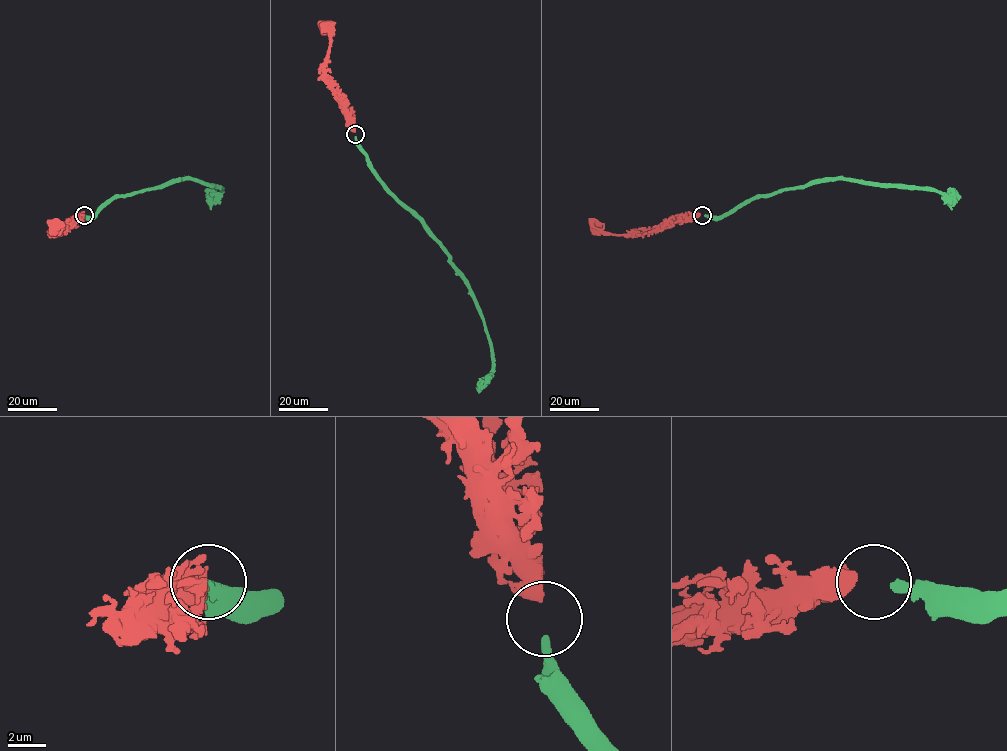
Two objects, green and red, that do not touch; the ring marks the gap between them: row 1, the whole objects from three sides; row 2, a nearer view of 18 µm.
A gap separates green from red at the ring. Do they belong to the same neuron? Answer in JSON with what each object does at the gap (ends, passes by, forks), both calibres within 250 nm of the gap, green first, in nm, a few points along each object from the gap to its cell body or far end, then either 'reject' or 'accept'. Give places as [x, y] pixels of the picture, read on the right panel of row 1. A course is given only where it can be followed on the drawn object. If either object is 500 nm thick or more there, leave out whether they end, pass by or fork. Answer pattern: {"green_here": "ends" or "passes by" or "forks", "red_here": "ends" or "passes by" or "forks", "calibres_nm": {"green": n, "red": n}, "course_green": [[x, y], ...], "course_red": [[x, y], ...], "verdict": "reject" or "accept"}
{"calibres_nm": {"green": 440, "red": 700}, "course_green": [[704, 215], [722, 216], [760, 196], [841, 179], [900, 184], [961, 197]], "course_red": [[700, 214], [661, 224], [646, 234], [608, 234], [600, 232], [593, 222]], "verdict": "accept"}

